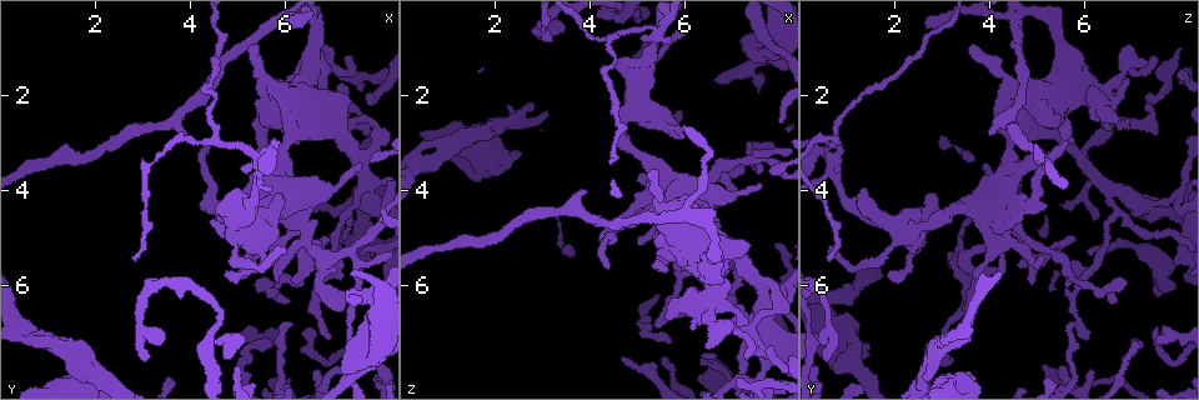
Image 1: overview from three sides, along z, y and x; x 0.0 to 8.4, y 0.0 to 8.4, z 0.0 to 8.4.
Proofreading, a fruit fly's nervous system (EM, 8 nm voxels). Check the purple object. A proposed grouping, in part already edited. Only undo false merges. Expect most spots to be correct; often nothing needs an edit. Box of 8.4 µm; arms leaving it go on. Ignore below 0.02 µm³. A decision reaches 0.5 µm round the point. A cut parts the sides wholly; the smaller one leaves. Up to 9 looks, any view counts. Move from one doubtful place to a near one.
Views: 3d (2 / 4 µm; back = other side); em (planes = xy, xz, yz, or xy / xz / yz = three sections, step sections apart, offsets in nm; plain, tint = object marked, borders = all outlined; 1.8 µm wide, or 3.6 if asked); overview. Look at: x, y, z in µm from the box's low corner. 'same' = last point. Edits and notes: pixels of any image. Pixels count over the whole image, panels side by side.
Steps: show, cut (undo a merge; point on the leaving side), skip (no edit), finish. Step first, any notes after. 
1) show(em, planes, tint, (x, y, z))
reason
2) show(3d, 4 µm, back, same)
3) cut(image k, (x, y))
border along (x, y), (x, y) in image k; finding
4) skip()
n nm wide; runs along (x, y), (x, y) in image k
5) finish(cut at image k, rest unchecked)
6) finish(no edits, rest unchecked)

show(em, xz, step 16, tint, (6.45, 1.40, 5.70))
calibre changes

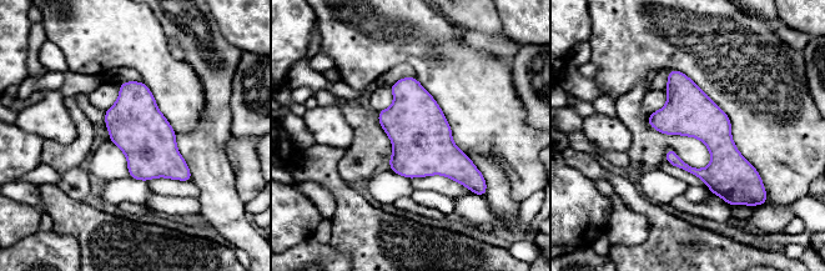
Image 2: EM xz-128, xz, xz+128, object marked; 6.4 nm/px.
show(em, planes, tint, same)
cut it another way

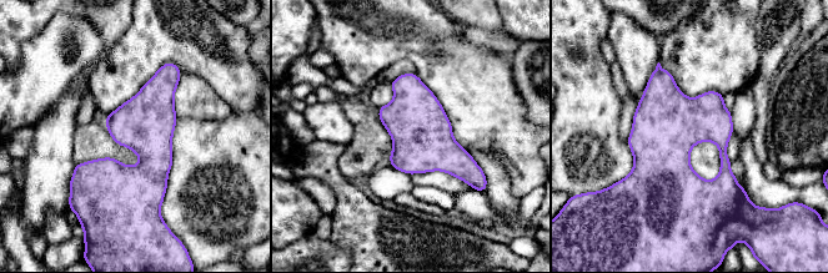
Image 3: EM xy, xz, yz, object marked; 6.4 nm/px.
skip()
380 nm wide; runs along (165, 67), (152, 171), (125, 208) in image 3; one cell here

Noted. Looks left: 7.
show(em, planes, tint, (5.45, 3.30, 0.70))

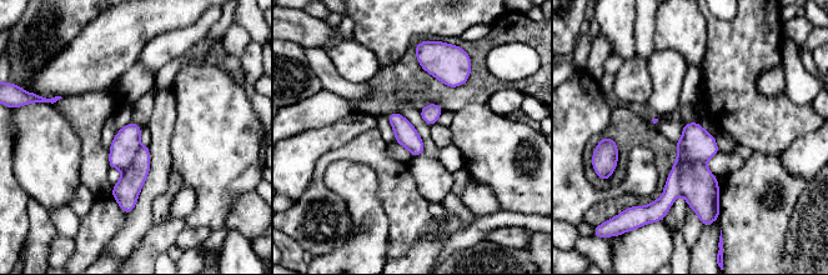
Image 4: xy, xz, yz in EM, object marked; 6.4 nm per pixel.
cut(image 4, (696, 144))
border along (704, 161), (682, 166), (681, 194) in image 4; a second cell is stuck on

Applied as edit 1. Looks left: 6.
show(3d, 4 µm, (5.85, 3.85, 4.35))
a fork

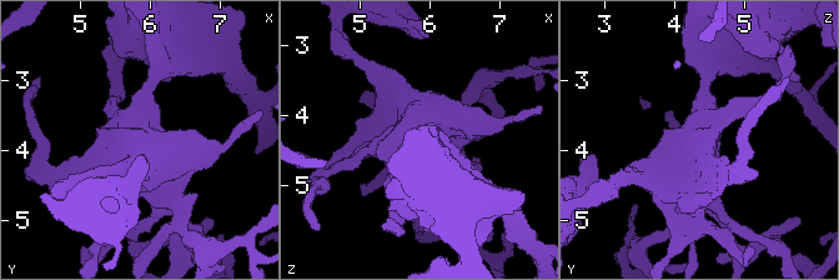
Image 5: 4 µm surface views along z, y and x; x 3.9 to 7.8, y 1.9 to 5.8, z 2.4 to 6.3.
show(em, planes, tint, (5.75, 3.80, 4.35))
shape alone is not enough

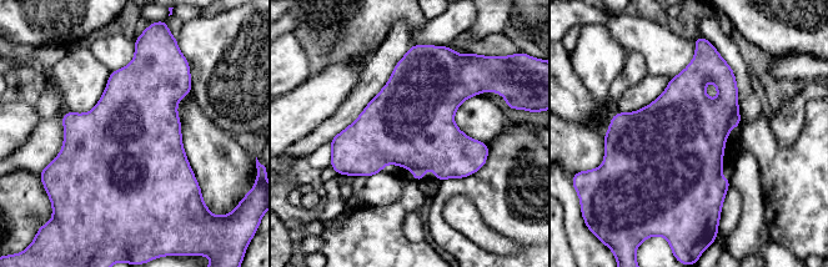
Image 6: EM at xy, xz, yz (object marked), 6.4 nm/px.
skip()
continuous, no second cell

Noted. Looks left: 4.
show(3d, 2 µm, (7.70, 4.25, 7.70))
calibre changes

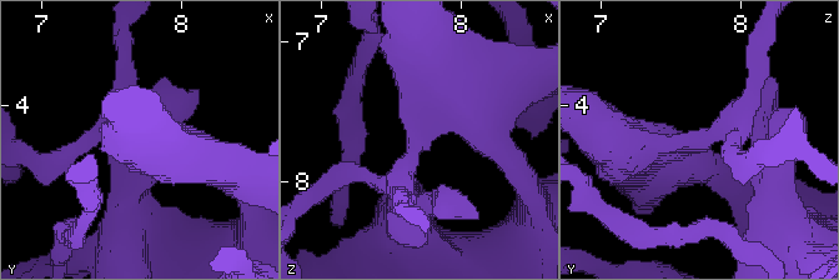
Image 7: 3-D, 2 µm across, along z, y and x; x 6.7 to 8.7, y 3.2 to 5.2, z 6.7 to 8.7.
show(em, planes, tint, (7.76, 4.28, 7.70))
shape alone is not enough

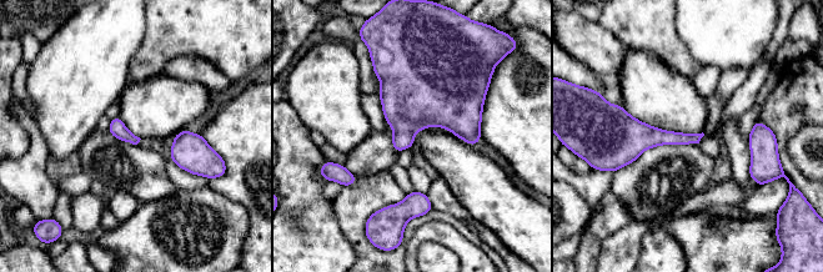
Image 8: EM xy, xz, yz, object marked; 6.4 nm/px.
skip()
all the same cell

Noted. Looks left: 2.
finish(cut at image 4, rest unchecked)

